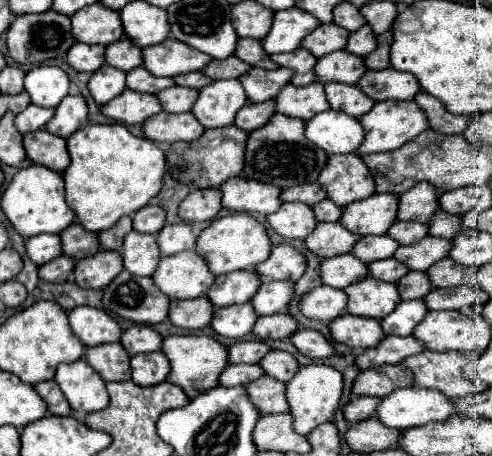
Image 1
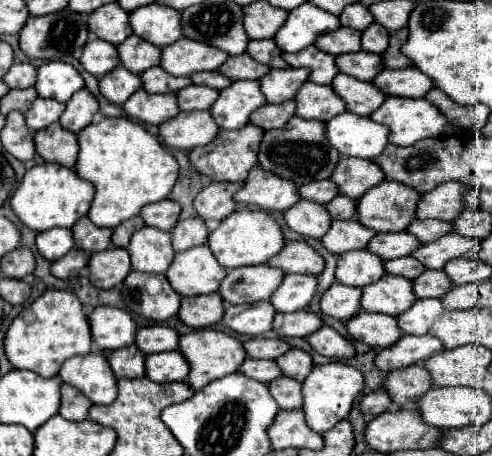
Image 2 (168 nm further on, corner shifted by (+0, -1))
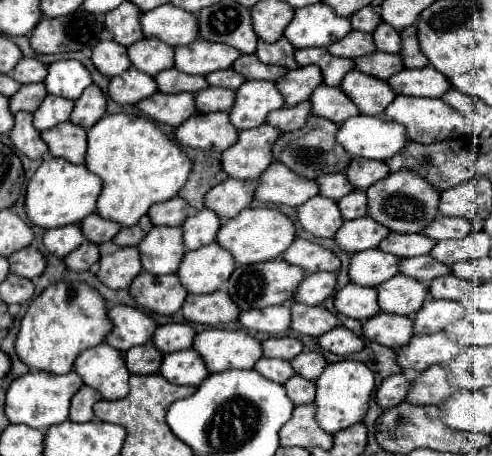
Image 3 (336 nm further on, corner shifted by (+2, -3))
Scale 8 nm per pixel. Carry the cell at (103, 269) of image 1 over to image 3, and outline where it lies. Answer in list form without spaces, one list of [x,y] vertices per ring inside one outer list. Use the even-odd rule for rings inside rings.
[[[122,247],[100,259],[98,279],[110,289],[128,289],[140,271],[142,263],[136,247]]]

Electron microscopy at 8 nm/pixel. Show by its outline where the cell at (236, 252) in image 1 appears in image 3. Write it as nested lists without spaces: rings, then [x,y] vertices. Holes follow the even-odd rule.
[[[260,207],[260,209],[244,209],[240,215],[228,219],[220,231],[216,241],[220,245],[224,245],[224,249],[228,249],[236,263],[240,265],[252,265],[252,263],[260,263],[260,261],[270,261],[274,257],[280,257],[294,241],[296,235],[296,227],[294,223],[280,213],[278,209],[270,209],[270,207]]]

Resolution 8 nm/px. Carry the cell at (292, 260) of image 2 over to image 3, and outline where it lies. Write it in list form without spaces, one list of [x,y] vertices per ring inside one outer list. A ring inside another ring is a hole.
[[[296,239],[282,255],[284,261],[298,265],[302,269],[306,269],[308,273],[316,273],[316,271],[338,271],[340,269],[340,259],[324,249],[318,243],[306,241],[306,239]]]

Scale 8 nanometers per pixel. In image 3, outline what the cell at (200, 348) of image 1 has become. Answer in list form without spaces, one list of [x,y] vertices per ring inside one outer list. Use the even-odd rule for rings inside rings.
[[[206,329],[196,335],[194,349],[202,355],[210,373],[252,369],[262,357],[262,341],[240,329]]]

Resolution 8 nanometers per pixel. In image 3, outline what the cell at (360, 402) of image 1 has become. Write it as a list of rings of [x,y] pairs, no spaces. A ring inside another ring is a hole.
[[[396,373],[396,375],[390,375],[388,379],[384,379],[376,391],[378,405],[382,405],[384,409],[390,409],[390,407],[396,407],[398,403],[402,403],[408,395],[410,383],[412,381],[404,373]]]

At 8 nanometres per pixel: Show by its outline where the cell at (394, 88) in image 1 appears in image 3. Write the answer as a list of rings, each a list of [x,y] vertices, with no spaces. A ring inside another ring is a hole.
[[[432,65],[422,69],[402,69],[400,73],[392,75],[388,83],[398,95],[412,97],[440,97],[452,87],[448,79],[444,79],[444,75],[440,75],[440,71],[436,71]]]

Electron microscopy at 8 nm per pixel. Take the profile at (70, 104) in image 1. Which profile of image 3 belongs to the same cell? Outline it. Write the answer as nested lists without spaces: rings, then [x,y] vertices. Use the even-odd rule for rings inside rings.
[[[92,83],[90,87],[84,89],[80,99],[76,101],[70,119],[74,125],[80,125],[88,131],[96,121],[100,121],[104,111],[106,111],[106,97],[104,97],[102,89]]]

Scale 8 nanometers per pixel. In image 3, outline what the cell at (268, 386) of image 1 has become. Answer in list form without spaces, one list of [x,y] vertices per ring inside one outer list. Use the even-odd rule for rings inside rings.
[[[294,375],[292,379],[288,379],[288,383],[284,387],[288,391],[288,397],[296,405],[312,403],[312,399],[316,397],[316,385],[314,385],[314,381],[308,381],[308,379],[300,377],[300,375]]]

